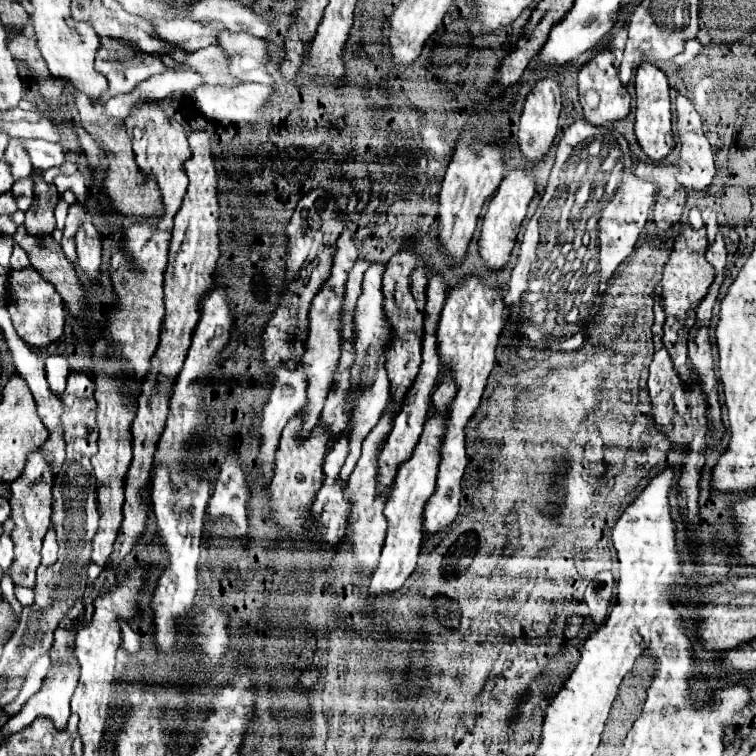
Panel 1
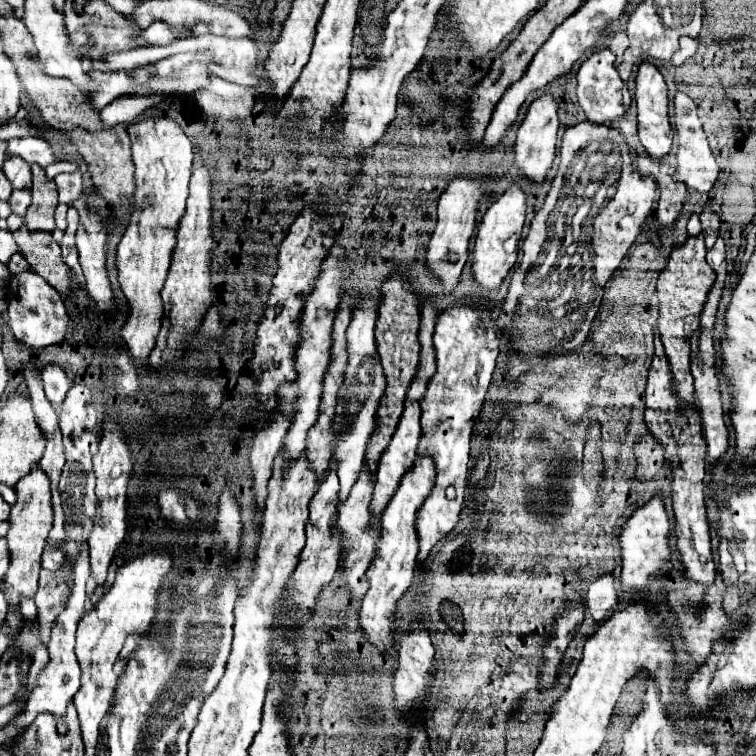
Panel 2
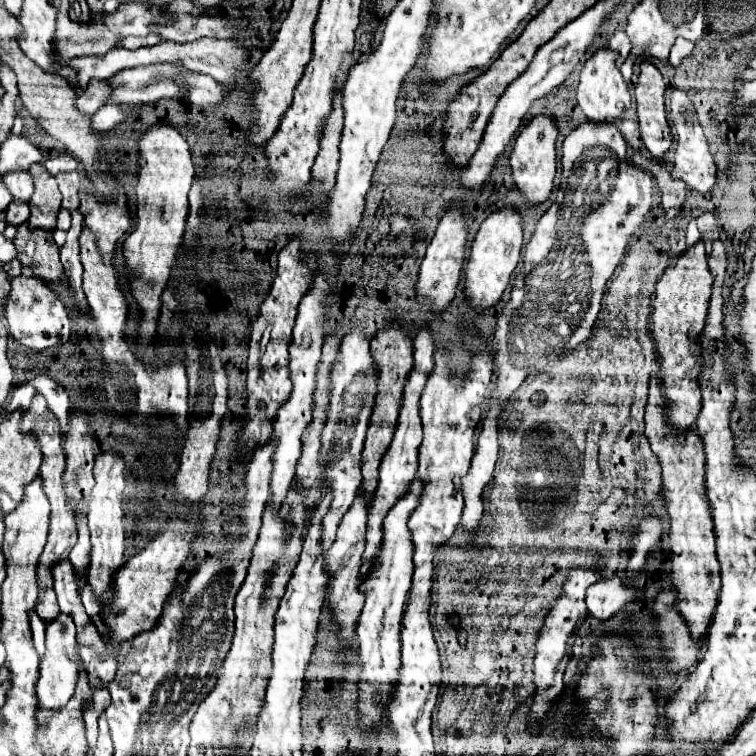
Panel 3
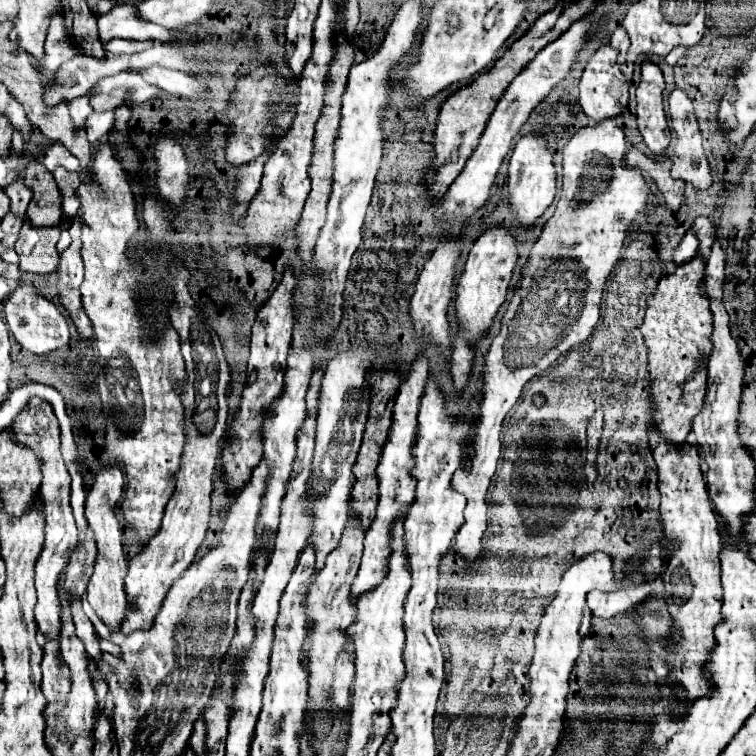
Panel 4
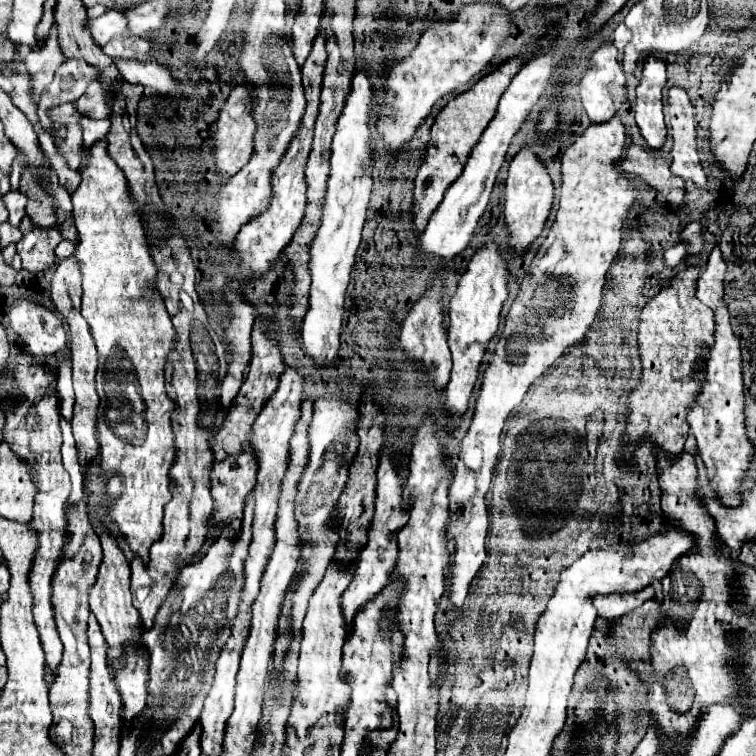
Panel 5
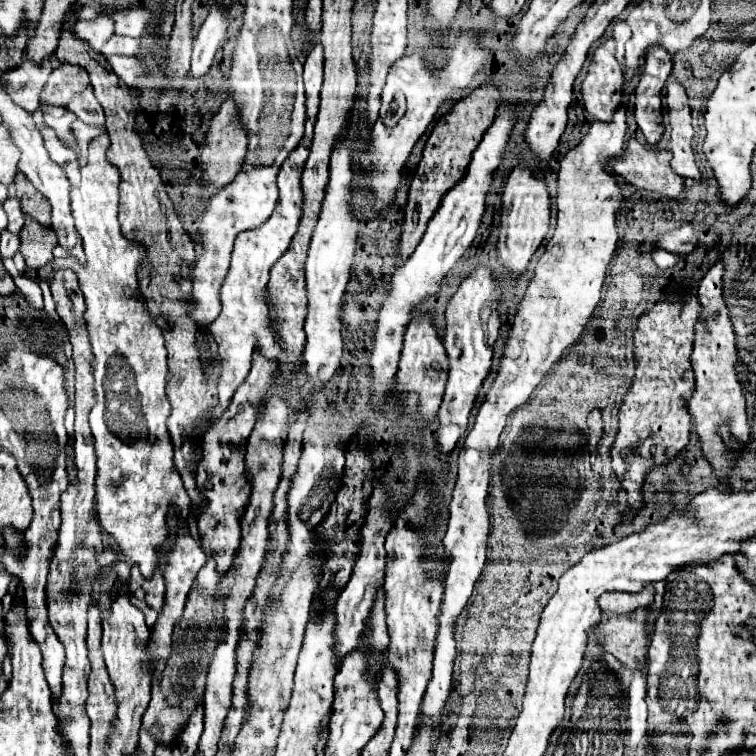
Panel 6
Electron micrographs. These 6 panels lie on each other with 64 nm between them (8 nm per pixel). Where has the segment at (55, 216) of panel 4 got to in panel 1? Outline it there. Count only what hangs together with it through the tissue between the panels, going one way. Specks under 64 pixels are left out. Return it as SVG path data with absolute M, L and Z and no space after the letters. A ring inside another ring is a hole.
M40 174L34 176L34 204L26 210L26 230L32 236L48 236L56 228L54 208L58 204L58 190L54 184L46 184Z

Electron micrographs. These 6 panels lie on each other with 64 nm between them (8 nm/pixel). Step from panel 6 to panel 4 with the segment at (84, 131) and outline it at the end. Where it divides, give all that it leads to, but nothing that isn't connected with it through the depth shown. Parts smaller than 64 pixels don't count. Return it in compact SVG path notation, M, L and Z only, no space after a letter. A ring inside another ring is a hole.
M106 110L106 112L94 112L86 118L86 132L88 132L88 140L100 142L102 138L106 138L110 134L114 126L114 110Z

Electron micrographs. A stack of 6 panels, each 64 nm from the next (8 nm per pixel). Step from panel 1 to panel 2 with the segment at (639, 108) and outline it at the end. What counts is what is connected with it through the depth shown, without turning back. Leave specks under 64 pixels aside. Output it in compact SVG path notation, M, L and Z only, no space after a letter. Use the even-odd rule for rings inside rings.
M642 62L636 74L636 104L638 104L638 138L646 152L652 158L664 158L672 148L672 126L668 120L668 88L660 70L650 64Z

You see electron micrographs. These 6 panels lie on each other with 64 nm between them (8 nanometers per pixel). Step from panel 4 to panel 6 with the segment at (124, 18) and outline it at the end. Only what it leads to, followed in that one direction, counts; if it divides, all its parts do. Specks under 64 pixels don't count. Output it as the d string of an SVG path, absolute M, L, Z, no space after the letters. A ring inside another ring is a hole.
M102 14L98 18L94 18L94 20L76 22L72 26L72 30L82 40L86 40L96 52L100 52L100 48L106 44L106 40L114 34L114 18L112 18L112 14Z

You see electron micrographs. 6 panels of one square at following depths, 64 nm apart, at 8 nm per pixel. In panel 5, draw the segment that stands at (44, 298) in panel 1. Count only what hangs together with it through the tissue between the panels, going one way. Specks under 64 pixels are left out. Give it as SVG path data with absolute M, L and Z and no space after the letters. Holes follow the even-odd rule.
M16 298L6 310L6 316L10 320L10 328L18 334L24 348L34 356L56 354L68 344L62 318L54 310L30 298Z

